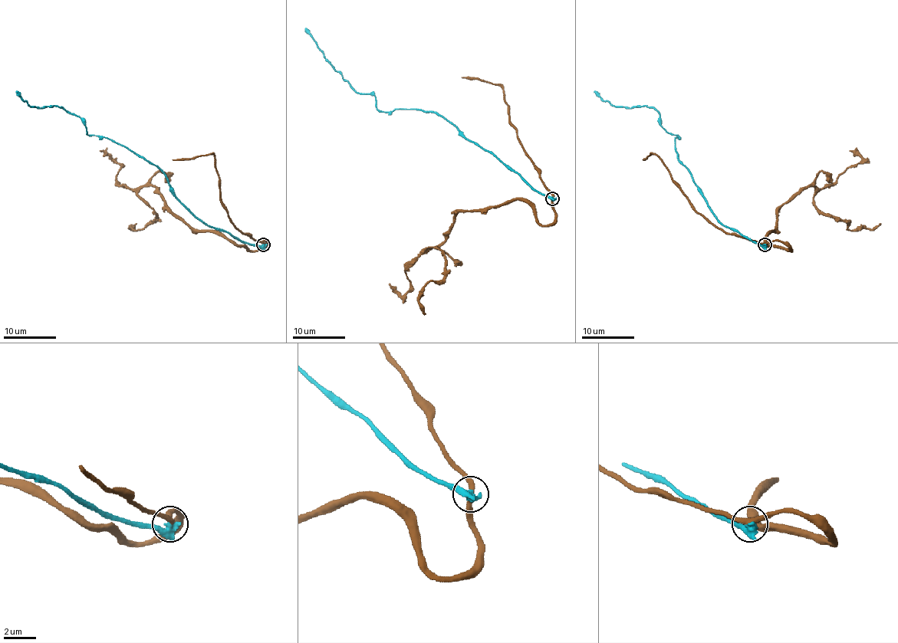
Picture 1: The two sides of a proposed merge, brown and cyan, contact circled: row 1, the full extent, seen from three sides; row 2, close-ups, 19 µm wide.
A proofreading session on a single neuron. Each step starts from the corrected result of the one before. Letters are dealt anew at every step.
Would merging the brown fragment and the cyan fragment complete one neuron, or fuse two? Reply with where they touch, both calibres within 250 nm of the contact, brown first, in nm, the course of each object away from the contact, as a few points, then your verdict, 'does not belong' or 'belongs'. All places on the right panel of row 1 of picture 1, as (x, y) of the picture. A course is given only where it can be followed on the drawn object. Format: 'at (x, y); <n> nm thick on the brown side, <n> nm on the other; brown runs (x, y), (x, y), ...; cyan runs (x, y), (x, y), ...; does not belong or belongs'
at (764, 244); 280 nm thick on the brown side, 550 nm on the other; brown runs (764, 244), (784, 241), (791, 250), (765, 237), (777, 210), (808, 185), (814, 204), (847, 228), (880, 223); cyan runs (764, 244), (717, 218), (677, 158), (677, 136), (662, 126), (659, 113), (645, 106), (614, 106), (593, 91); does not belong

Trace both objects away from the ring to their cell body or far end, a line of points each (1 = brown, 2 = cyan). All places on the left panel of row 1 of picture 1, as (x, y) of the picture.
1: (263, 244), (255, 250), (189, 228), (153, 185), (137, 193), (156, 219), (130, 228), (136, 223)
2: (263, 244), (209, 228), (156, 165), (87, 134), (80, 117), (54, 106), (31, 106), (17, 91)

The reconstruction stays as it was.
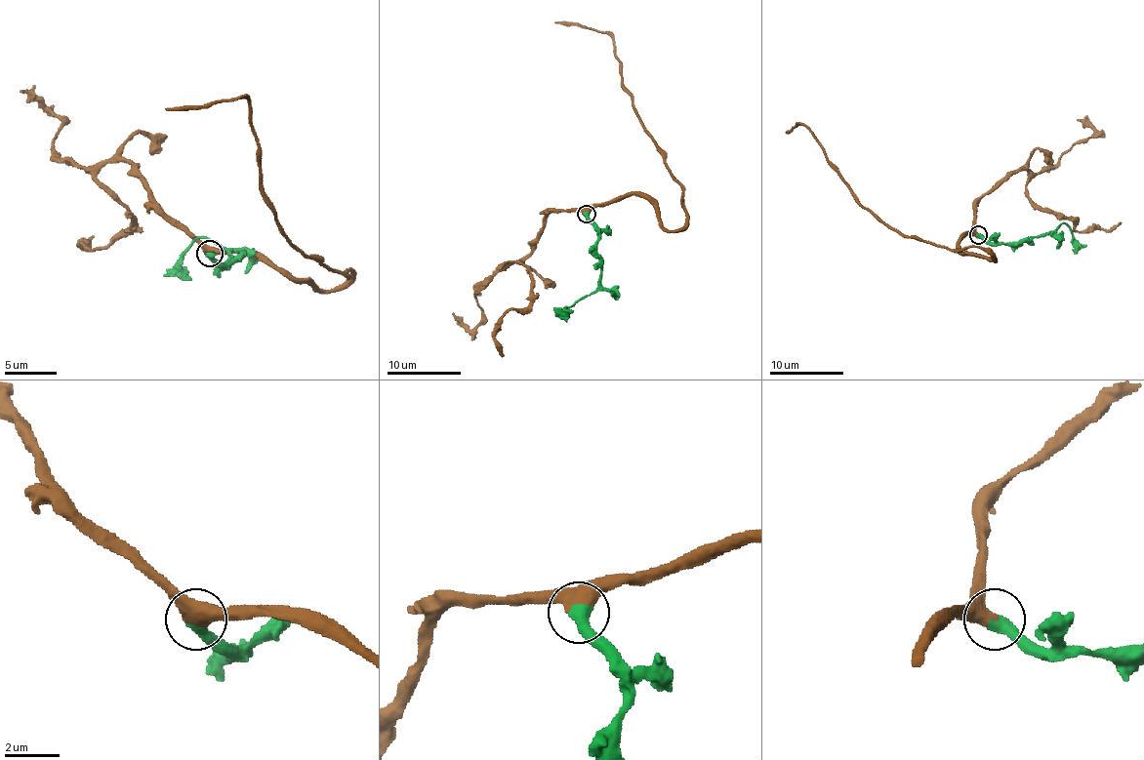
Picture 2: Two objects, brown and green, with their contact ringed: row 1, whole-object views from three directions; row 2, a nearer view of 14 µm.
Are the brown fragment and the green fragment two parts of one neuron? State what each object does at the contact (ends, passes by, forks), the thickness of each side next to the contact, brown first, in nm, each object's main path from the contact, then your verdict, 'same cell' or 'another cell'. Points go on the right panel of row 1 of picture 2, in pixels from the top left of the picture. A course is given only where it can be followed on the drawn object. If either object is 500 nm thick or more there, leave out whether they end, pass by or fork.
calibres 480 and 550 nm; course brown (978, 235), (959, 248), (996, 260), (975, 246), (903, 237), (862, 206), (816, 138), (797, 124), (787, 134); course green (978, 235), (990, 242), (1023, 244), (1034, 237), (1052, 233), (1065, 223), (1075, 246), (1073, 250); same cell

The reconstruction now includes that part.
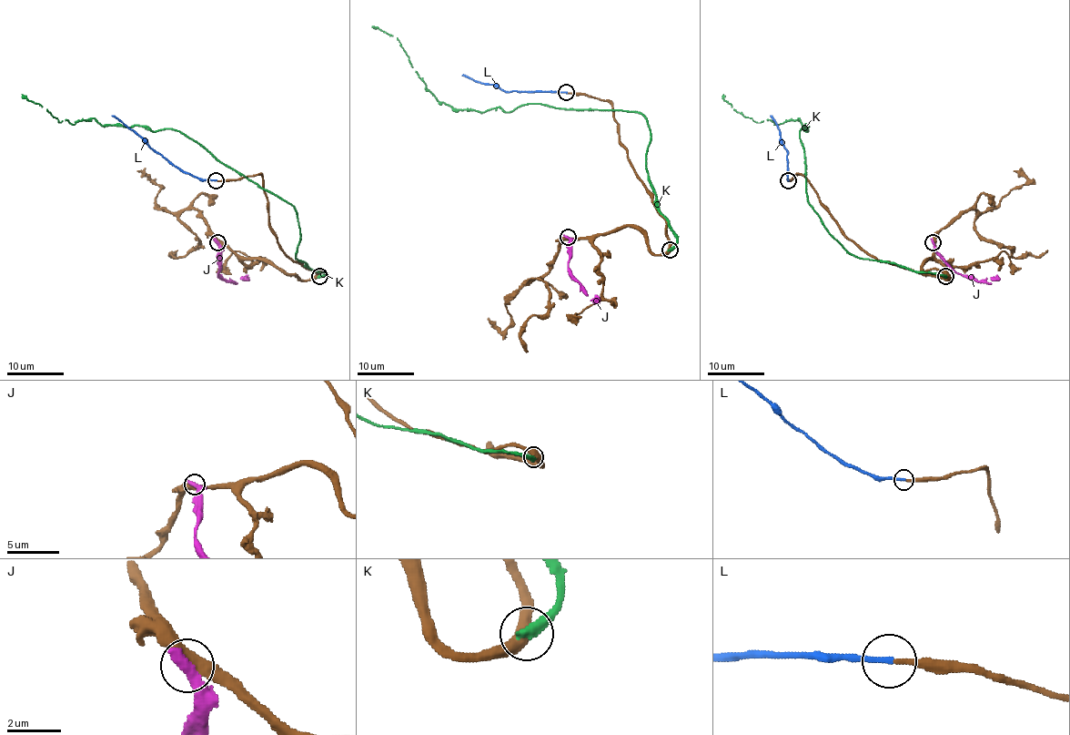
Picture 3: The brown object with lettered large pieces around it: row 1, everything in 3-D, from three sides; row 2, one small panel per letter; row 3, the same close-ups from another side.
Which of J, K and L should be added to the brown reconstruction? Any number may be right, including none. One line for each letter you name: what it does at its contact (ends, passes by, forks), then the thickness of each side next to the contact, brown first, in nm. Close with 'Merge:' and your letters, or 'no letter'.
L: It ends there. Thickness 190 nm (brown) against 220 nm
Merge: L

